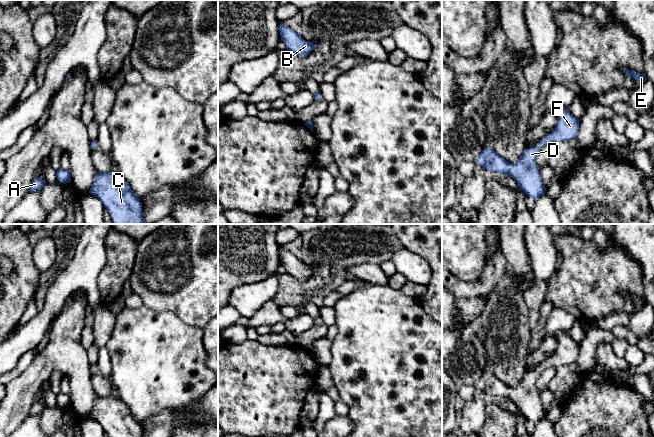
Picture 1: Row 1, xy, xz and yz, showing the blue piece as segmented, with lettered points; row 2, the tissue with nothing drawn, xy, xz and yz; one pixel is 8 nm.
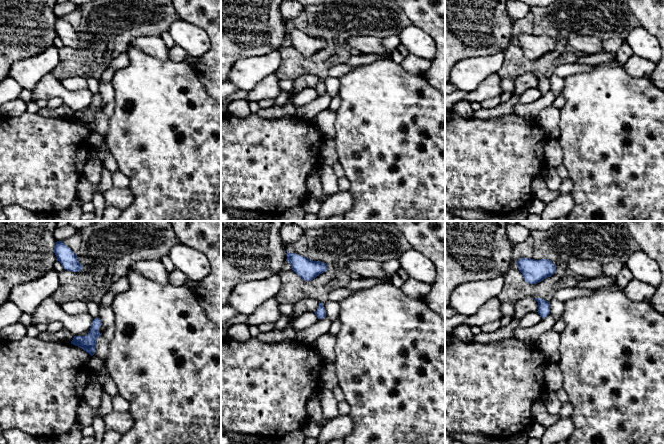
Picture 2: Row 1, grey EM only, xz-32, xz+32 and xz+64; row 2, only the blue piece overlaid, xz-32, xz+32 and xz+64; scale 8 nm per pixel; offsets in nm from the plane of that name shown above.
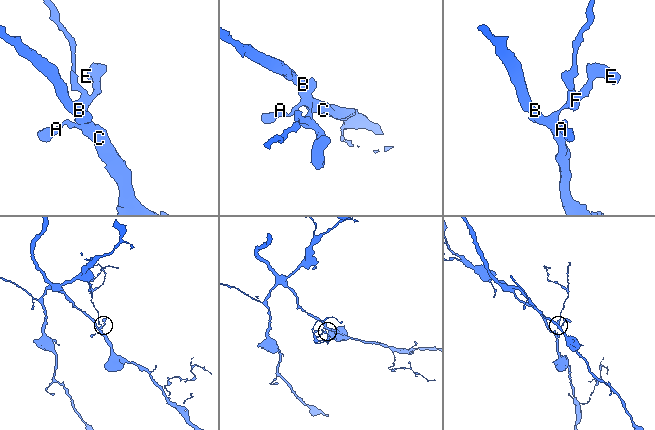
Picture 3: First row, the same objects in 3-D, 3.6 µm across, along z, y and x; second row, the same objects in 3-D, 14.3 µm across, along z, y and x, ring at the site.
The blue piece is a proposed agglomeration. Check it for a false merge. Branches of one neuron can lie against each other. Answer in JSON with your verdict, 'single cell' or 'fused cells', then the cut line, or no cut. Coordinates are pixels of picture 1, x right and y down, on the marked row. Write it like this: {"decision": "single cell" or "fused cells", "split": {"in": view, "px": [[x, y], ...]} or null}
{"decision": "single cell", "split": null}

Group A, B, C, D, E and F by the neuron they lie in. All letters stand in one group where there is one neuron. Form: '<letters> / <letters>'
A B C D E F

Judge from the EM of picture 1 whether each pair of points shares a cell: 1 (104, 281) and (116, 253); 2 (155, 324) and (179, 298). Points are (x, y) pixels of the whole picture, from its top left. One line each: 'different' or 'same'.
1: same
2: different

